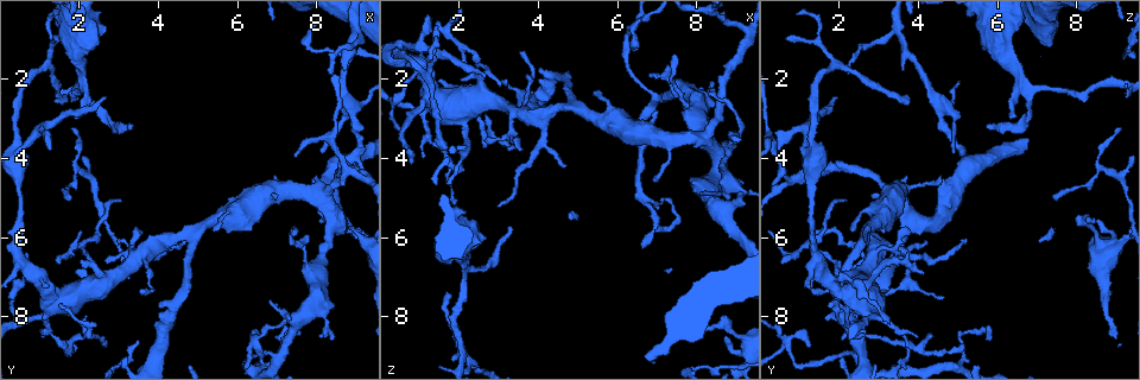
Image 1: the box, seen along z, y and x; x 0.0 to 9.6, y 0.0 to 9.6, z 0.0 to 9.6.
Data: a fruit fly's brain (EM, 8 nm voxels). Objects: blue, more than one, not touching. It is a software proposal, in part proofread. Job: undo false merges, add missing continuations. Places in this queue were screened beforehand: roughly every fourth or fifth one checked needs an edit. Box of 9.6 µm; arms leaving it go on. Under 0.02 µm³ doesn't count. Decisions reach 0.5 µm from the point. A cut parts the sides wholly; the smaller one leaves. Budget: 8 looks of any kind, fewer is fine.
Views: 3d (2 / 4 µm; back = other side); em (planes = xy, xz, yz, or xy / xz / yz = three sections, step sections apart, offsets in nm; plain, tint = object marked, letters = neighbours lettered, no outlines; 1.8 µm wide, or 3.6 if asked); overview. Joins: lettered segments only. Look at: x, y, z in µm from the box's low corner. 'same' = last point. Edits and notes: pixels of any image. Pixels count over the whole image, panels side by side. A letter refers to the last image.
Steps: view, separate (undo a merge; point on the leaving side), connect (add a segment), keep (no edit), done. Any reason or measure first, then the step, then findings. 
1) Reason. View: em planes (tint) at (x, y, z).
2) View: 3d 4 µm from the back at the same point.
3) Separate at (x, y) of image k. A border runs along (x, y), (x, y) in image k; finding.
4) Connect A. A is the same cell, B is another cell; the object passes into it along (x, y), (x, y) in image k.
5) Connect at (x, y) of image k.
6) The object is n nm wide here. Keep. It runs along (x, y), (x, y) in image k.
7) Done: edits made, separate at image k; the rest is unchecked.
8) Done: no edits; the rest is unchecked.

Tapers out. View: 3d 2 µm from the back at (3.55, 7.40, 1.35).

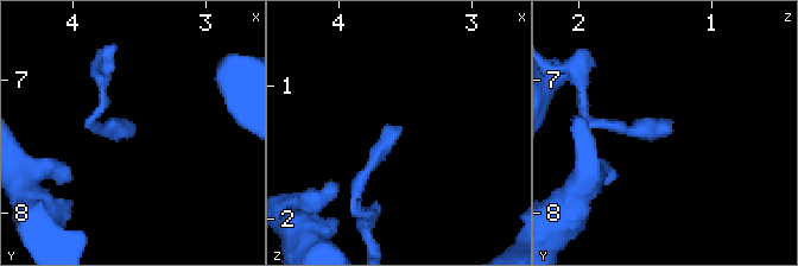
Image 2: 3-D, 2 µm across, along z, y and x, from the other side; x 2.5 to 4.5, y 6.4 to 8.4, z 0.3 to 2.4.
Shape alone is not enough. View: em yz step 8 (letters) at (3.52, 7.36, 1.30).

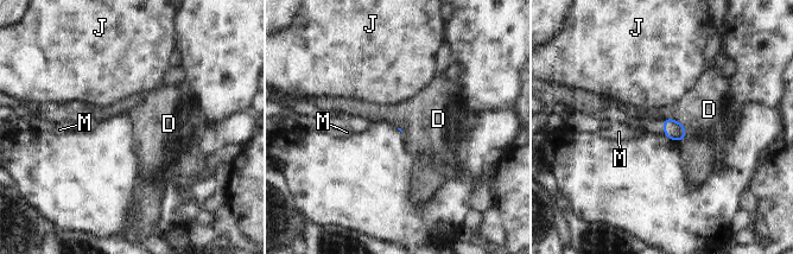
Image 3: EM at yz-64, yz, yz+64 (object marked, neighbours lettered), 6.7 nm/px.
Another direction. View: em planes (letters) at the same point.

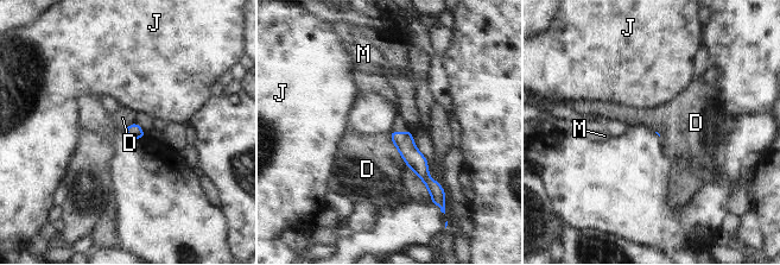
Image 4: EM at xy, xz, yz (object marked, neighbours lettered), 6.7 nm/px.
Keep. D, J and M are other cells; no lettered segment goes on from it.

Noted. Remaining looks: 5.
Three-way junction. View: em planes (plain) at (4.15, 6.30, 3.45).

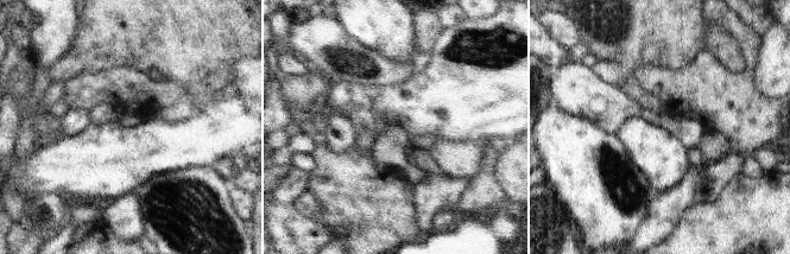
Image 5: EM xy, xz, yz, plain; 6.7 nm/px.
With the object marked. View: em planes (tint) at the same point.

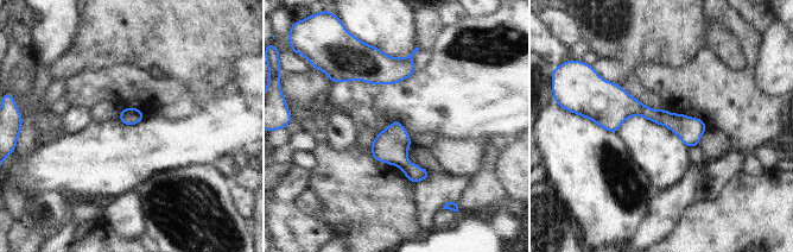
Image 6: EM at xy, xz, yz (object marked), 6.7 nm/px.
See the neighbours. View: em planes (letters) at the same point.

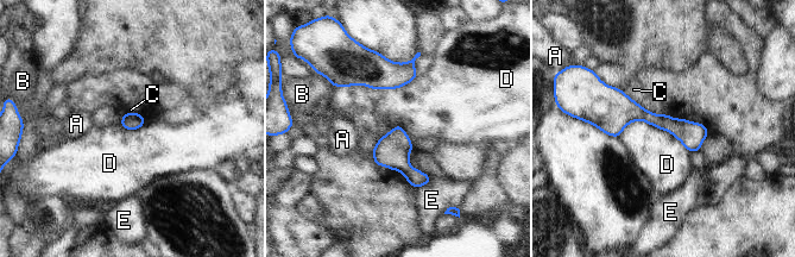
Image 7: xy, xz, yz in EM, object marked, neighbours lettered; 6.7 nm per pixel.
Keep. A, B, C, D and E are other cells; it runs along (594, 116), (643, 114), (705, 132) in image 7; one neuron here.

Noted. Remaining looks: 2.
Done: no edits; the rest is unchecked.

